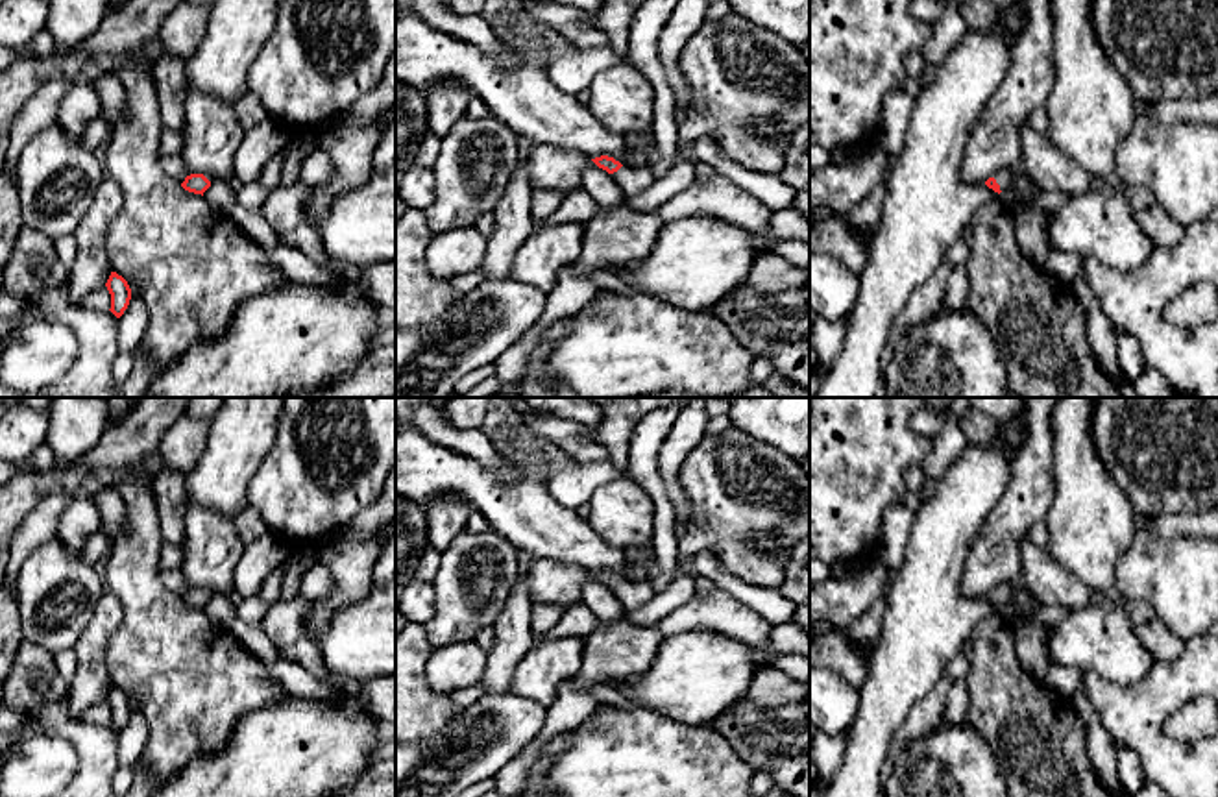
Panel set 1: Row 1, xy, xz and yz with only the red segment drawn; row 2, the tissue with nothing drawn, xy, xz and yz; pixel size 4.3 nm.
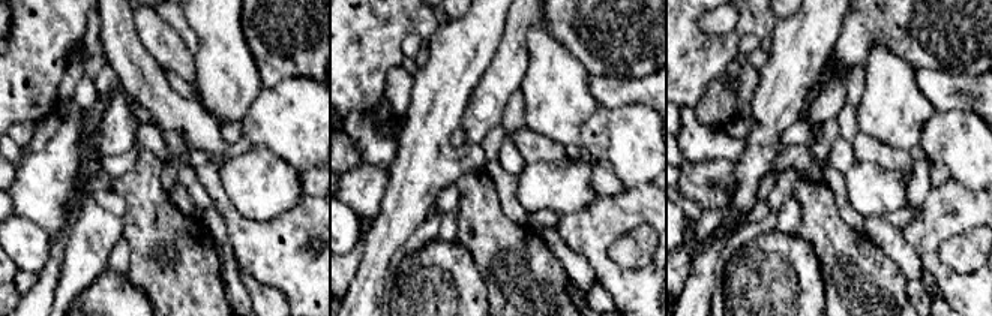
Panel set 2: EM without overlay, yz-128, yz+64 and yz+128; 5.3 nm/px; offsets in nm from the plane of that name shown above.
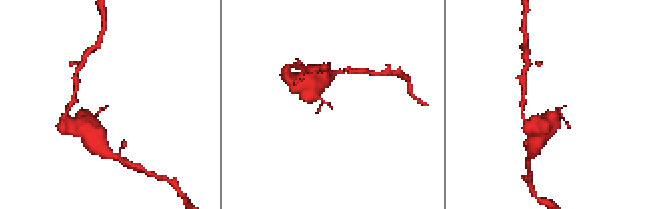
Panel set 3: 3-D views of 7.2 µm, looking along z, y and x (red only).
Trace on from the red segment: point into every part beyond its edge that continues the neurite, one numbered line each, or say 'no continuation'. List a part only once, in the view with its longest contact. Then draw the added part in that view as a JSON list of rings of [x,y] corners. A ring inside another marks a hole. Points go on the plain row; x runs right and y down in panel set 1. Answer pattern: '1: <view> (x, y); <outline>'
1: yz (1004, 590); [[[1007,581],[1007,582],[1000,582],[993,592],[996,594],[996,597],[1000,599],[1000,605],[1009,605],[1013,601],[1013,588],[1015,582]]]

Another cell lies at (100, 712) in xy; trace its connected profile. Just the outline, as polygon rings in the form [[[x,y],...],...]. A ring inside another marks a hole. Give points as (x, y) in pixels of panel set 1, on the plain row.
[[[102,701],[98,705],[89,706],[83,710],[81,719],[89,723],[98,723],[98,725],[109,725],[111,723],[111,708],[107,701]]]

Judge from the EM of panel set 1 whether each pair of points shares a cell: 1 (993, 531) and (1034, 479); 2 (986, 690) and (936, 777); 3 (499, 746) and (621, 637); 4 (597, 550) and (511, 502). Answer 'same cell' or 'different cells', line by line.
1: same cell
2: different cells
3: same cell
4: same cell

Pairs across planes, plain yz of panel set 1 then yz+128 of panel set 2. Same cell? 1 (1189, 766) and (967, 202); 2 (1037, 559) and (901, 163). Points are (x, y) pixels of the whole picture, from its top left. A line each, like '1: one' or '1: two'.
1: one
2: one

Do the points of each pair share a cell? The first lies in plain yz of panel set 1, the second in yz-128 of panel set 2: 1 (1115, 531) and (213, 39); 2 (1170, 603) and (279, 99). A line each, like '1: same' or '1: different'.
1: same
2: same

